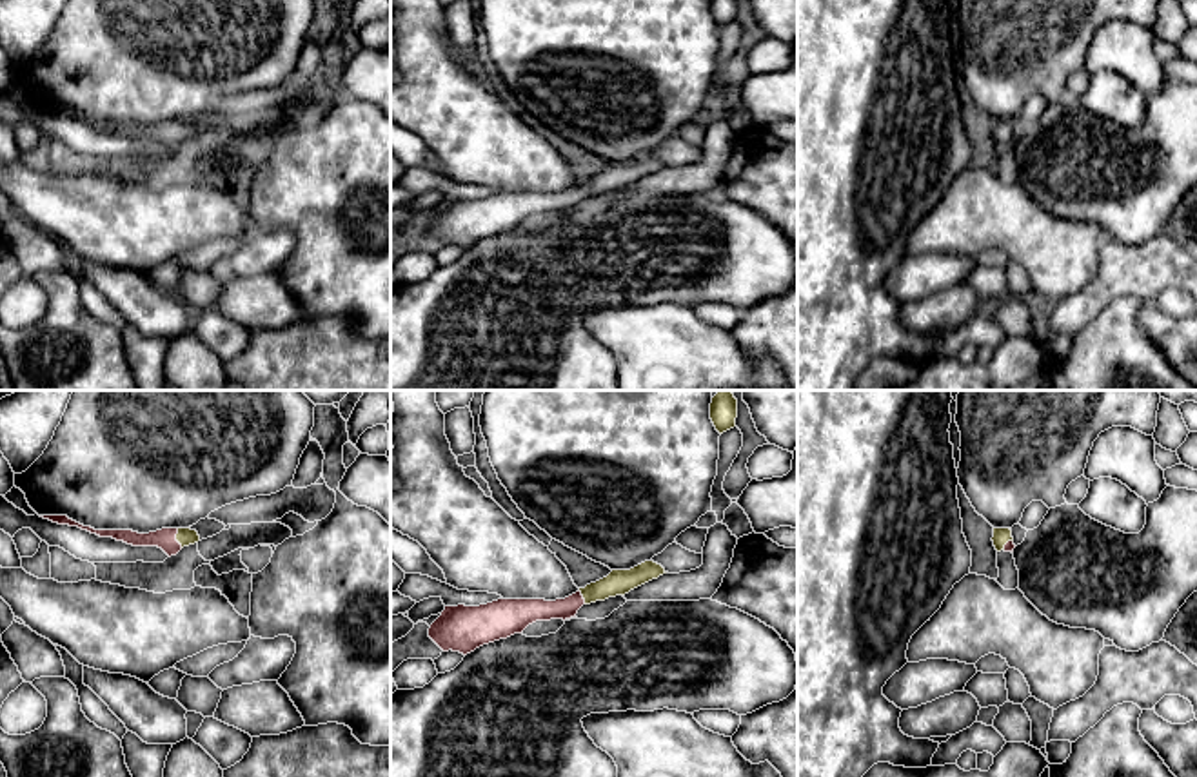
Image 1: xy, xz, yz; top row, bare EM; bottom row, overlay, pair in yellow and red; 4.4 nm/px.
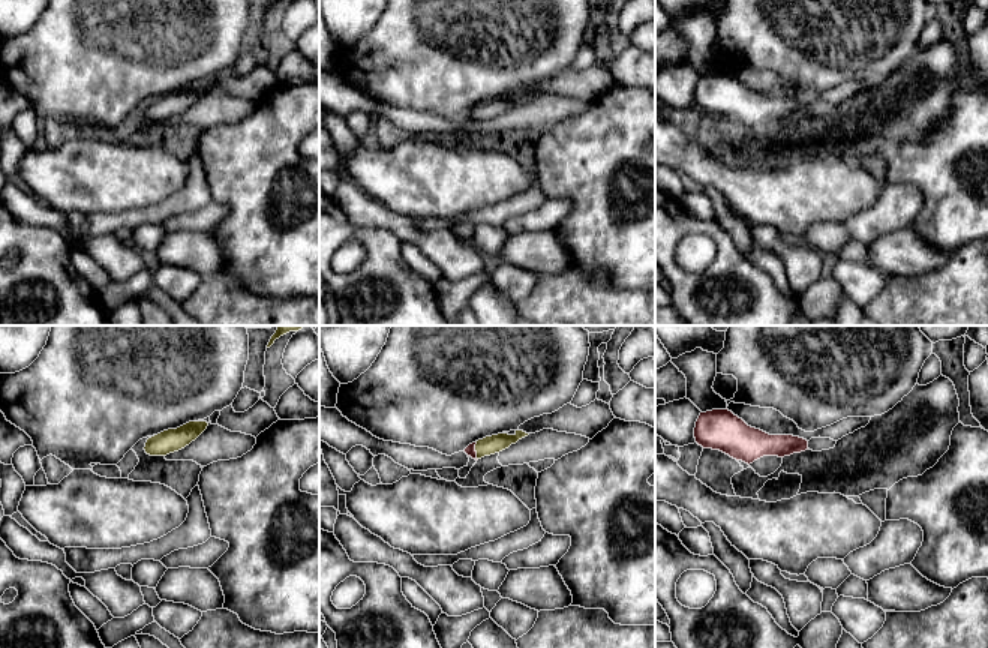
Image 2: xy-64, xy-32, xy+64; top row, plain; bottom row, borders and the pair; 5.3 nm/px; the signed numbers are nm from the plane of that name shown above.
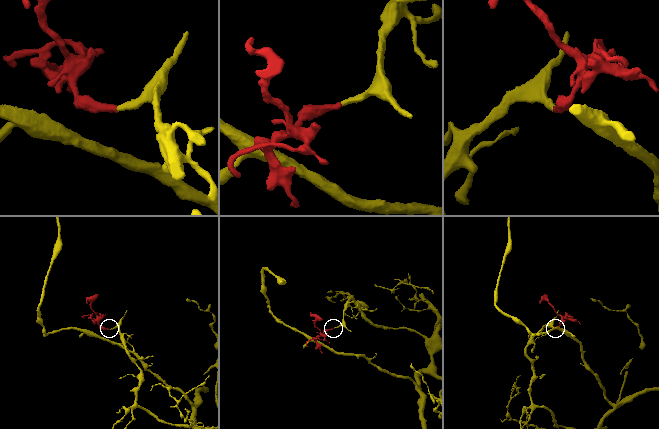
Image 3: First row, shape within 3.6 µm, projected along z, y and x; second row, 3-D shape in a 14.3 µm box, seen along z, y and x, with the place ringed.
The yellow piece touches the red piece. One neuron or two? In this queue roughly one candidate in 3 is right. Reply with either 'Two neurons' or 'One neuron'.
One neuron

